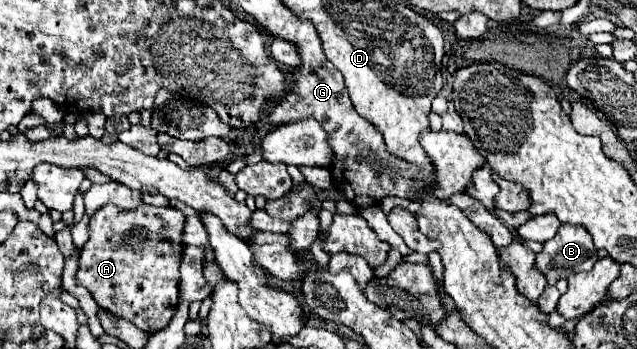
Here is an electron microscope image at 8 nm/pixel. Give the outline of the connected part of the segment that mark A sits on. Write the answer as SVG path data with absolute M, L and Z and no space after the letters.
M102 206L88 224L88 242L80 254L76 280L88 288L100 308L132 322L144 332L162 330L178 304L178 266L182 260L184 214L172 206L146 206L118 210Z

